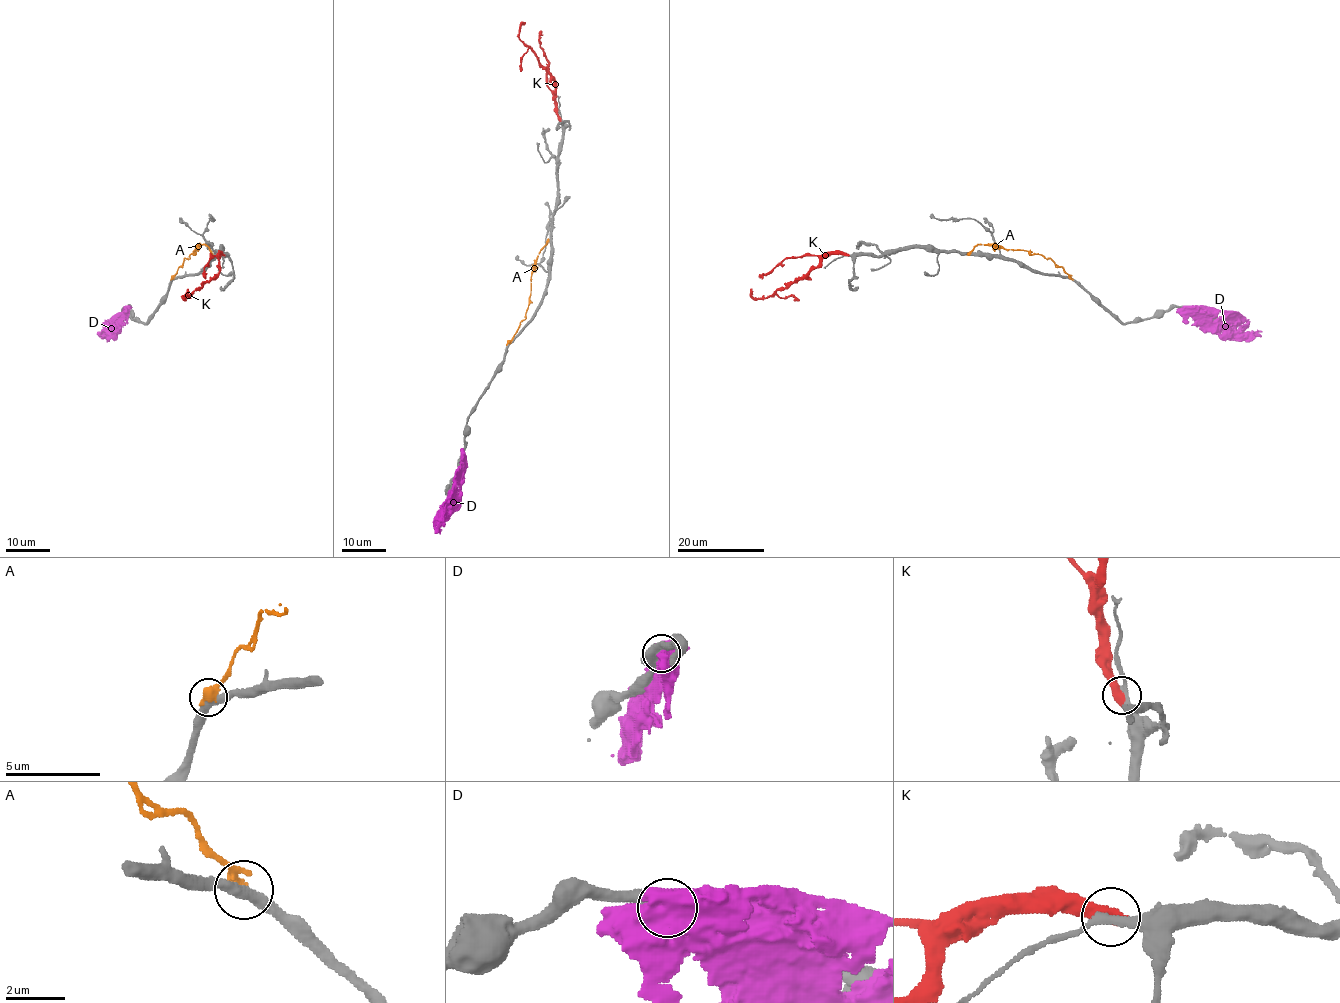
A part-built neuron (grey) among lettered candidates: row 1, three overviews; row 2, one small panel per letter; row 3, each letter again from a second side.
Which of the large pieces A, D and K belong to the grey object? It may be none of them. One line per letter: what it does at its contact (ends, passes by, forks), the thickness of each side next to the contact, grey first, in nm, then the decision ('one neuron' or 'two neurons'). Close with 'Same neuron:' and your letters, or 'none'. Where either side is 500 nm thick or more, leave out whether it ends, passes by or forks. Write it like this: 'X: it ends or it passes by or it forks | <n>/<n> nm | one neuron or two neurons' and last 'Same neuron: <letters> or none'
A: it ends | 380/440 nm | two neurons
D: 480/700 nm | two neurons
K: 260/500 nm | one neuron
Same neuron: K

